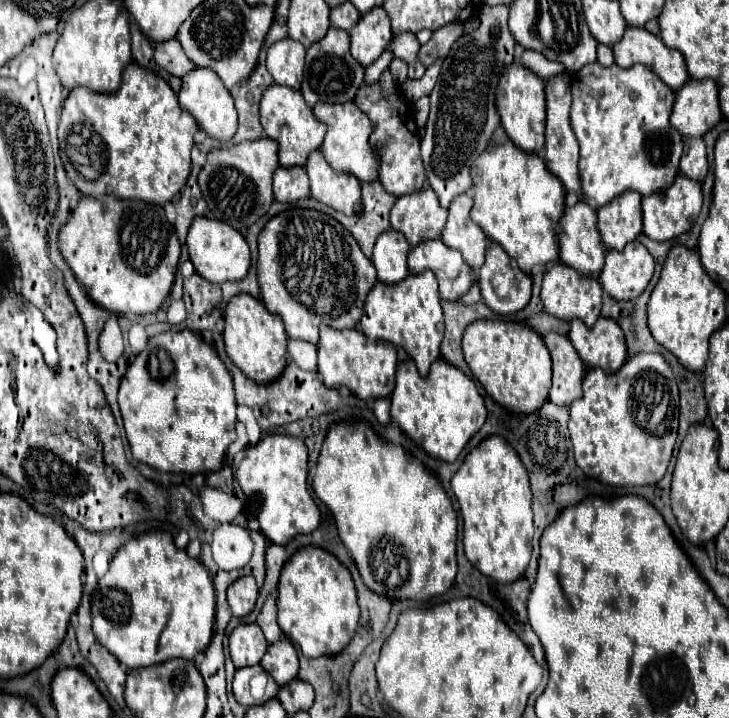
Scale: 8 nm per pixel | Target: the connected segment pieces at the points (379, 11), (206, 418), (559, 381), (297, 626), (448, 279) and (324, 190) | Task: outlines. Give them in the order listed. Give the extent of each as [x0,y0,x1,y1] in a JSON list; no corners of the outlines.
[[350,7,392,67],[118,329,236,473],[544,331,584,405],[278,547,360,657],[408,239,472,299],[306,151,360,213]]

